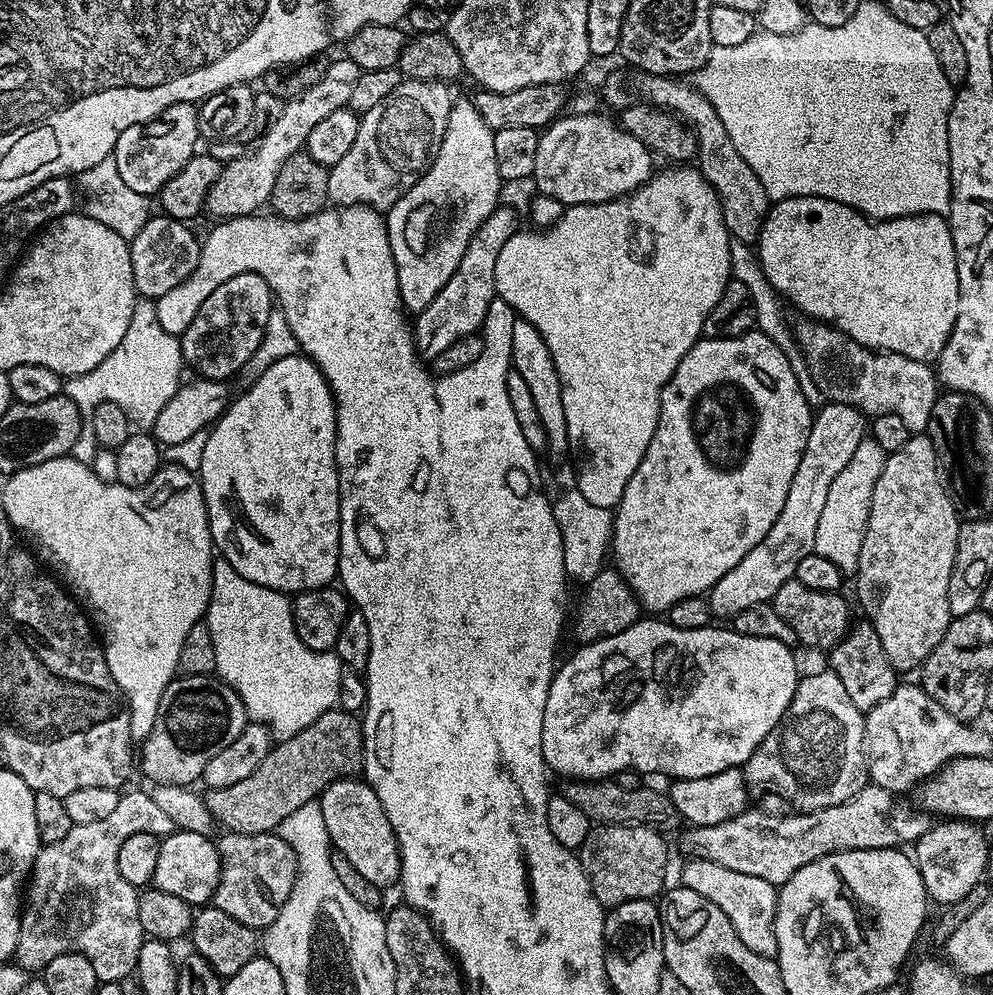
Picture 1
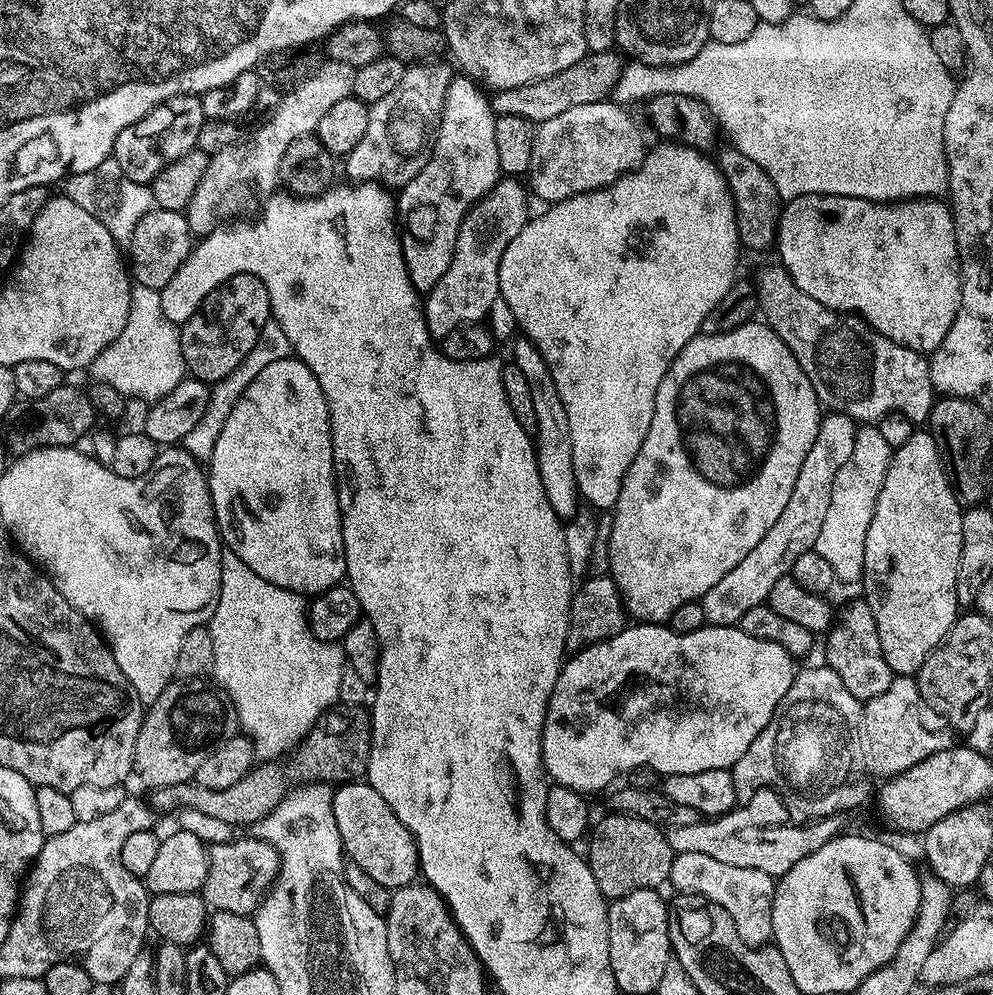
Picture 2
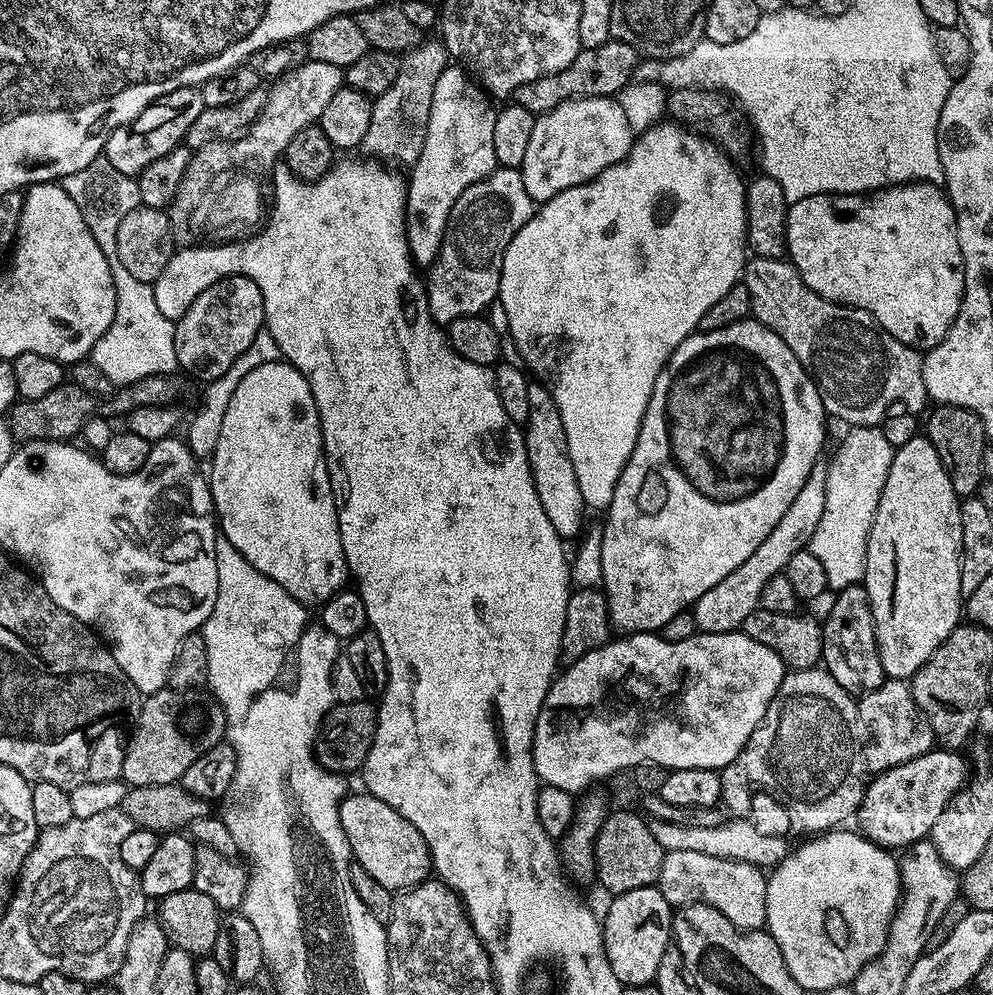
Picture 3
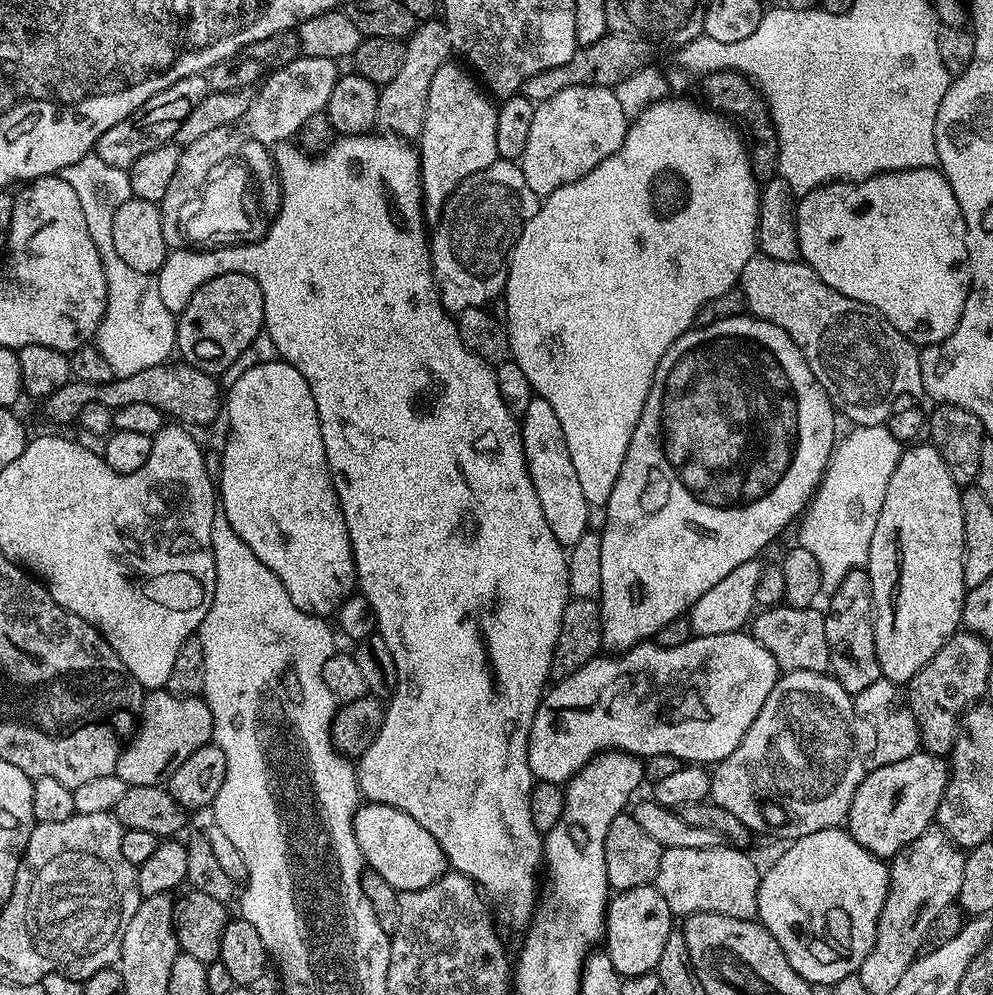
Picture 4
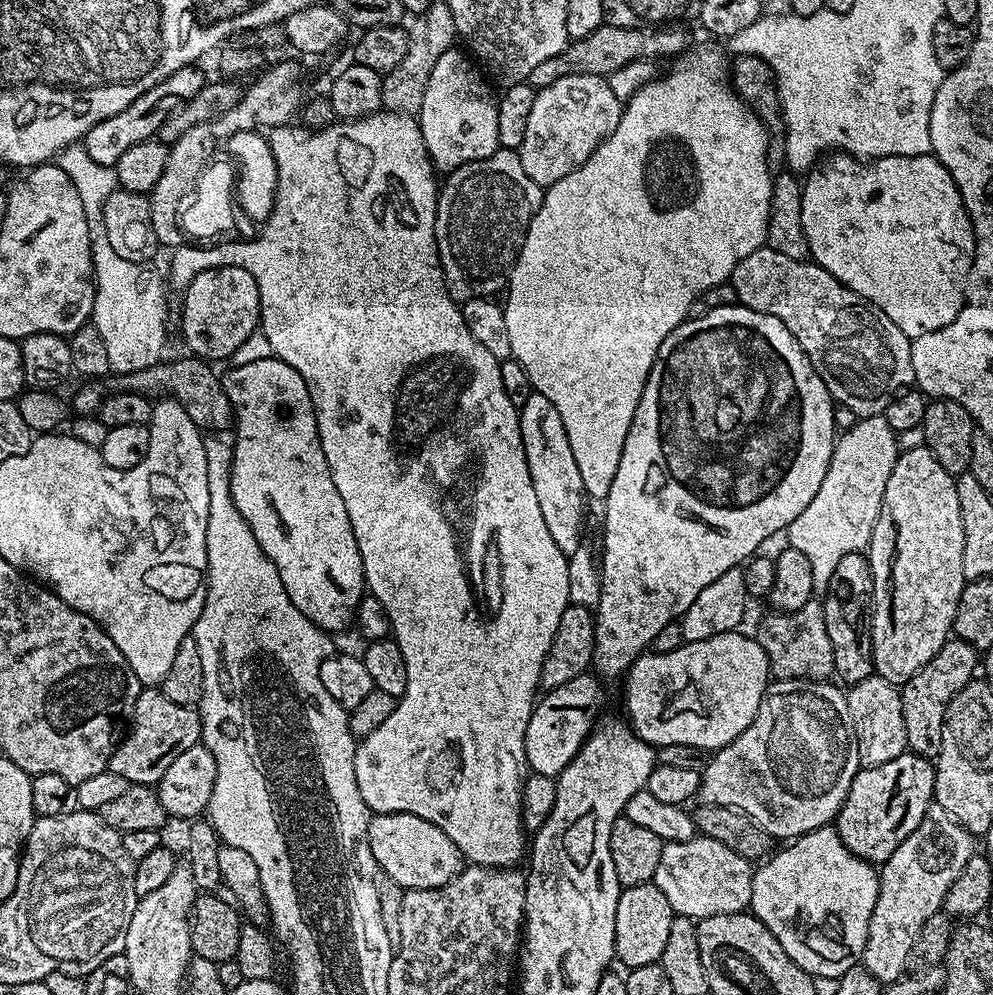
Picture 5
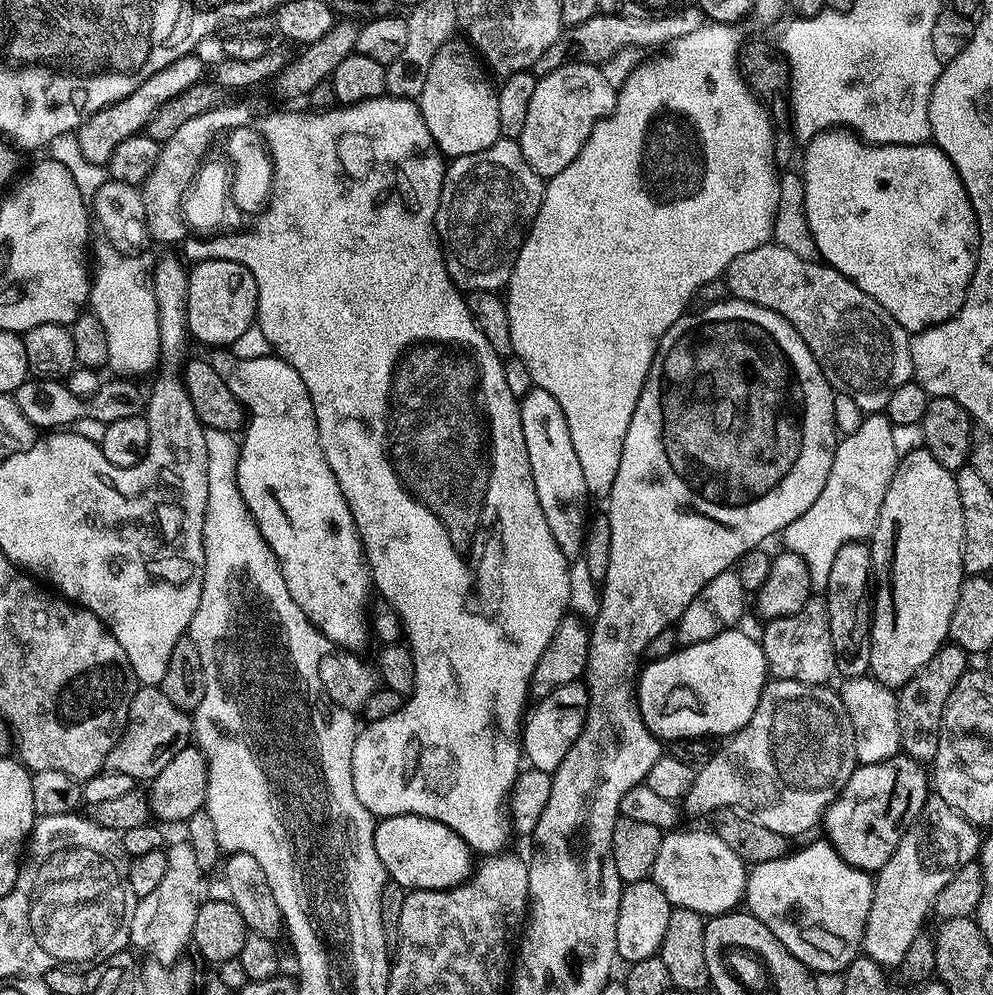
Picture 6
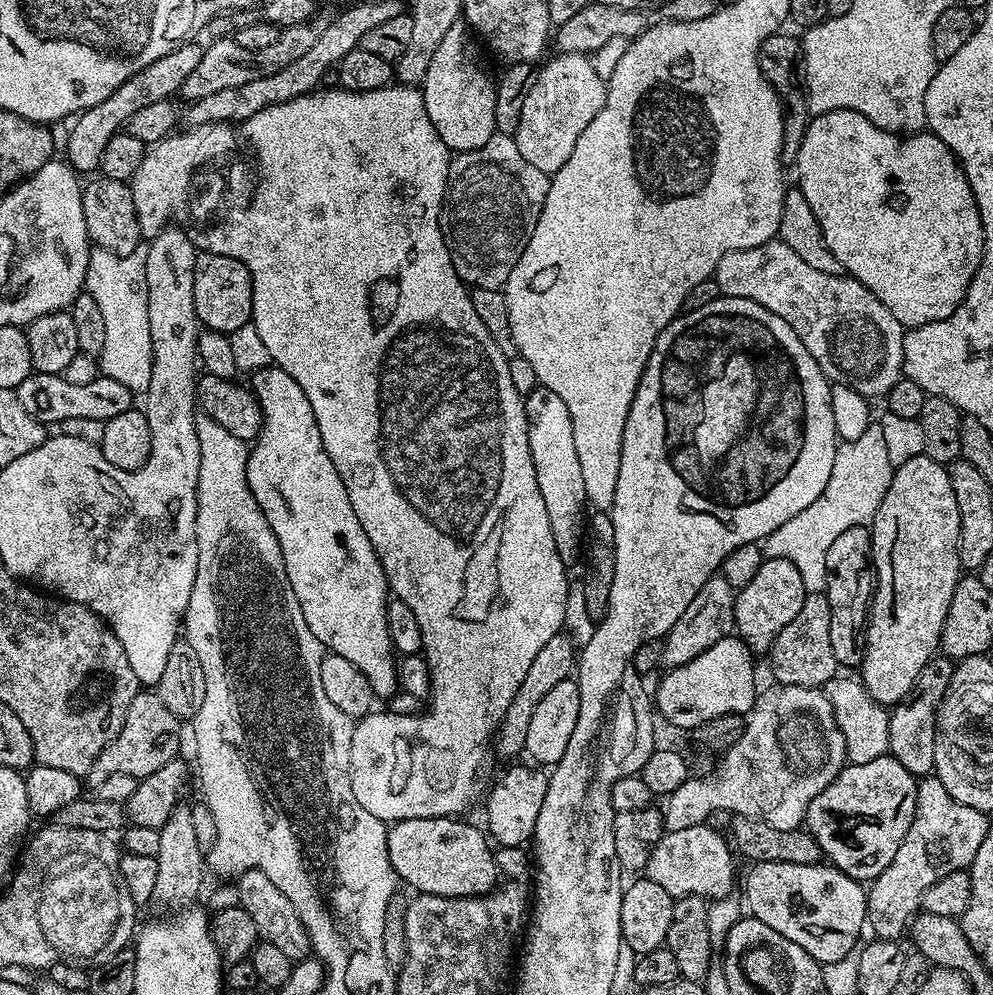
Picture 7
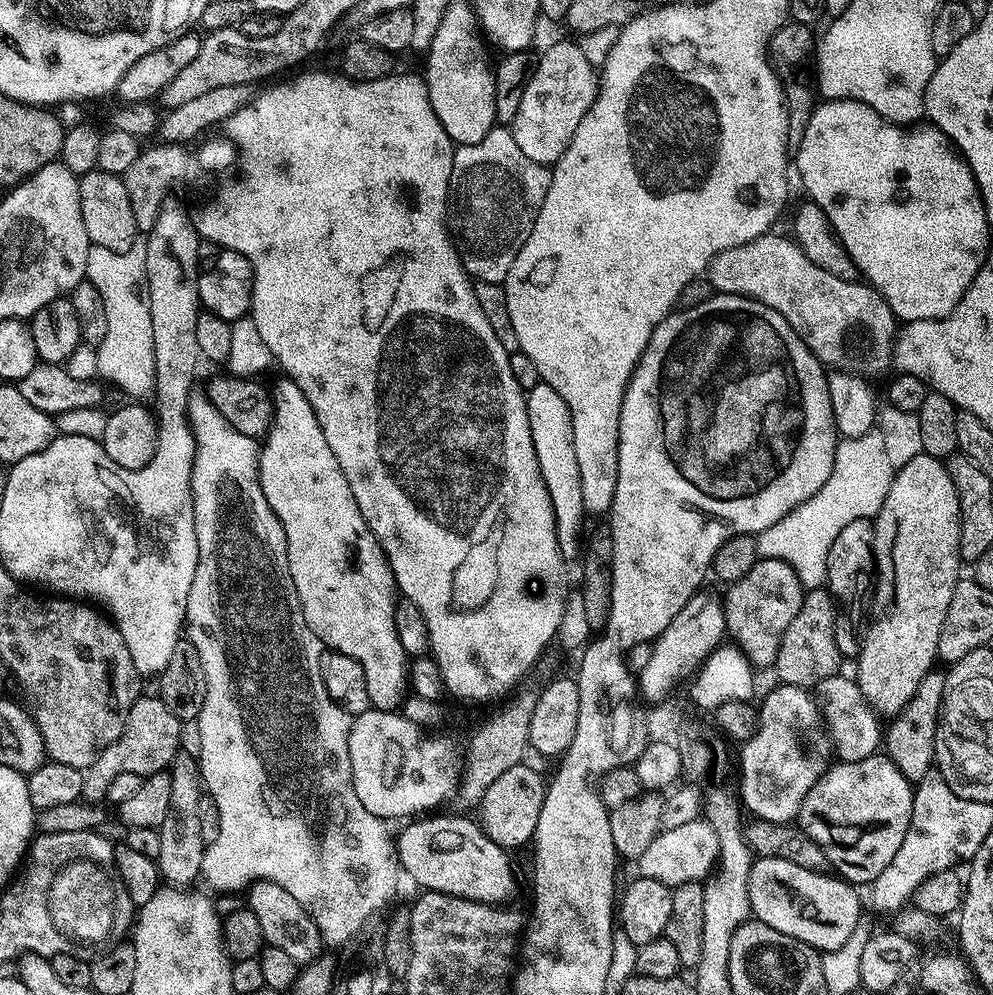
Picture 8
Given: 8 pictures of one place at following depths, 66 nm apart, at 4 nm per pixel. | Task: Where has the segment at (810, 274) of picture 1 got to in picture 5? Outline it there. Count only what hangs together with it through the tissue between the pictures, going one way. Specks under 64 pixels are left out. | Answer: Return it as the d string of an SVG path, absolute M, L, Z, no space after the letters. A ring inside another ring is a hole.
M832 154L827 159L819 166L813 167L807 173L808 181L805 179L802 184L802 230L806 234L809 257L818 266L822 266L822 270L834 274L834 278L838 278L842 286L854 290L854 294L858 294L863 300L882 310L882 314L886 314L886 318L890 318L890 322L894 322L894 326L898 326L898 330L902 330L902 334L906 334L913 342L918 342L926 334L934 334L942 330L942 326L950 326L950 322L958 318L964 305L968 275L972 273L972 259L976 257L976 236L972 232L972 220L968 217L968 211L962 202L962 194L954 178L950 178L950 170L946 170L946 166L942 166L942 162L938 162L931 154L887 156L867 162L847 154Z

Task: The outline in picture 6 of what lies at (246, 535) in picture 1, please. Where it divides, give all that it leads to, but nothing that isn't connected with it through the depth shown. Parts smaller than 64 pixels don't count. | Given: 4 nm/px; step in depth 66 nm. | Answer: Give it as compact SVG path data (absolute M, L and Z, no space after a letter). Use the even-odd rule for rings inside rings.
M224 346L213 352L216 353L210 356L210 362L218 378L230 386L234 398L244 404L246 413L246 427L239 441L238 490L270 550L274 550L278 558L282 578L286 578L286 590L290 590L290 598L298 602L298 610L302 610L308 621L337 649L360 650L370 640L368 591L371 593L374 588L372 574L364 559L364 548L360 544L350 506L342 494L342 486L338 486L334 470L330 470L330 462L326 462L326 454L322 454L318 422L314 418L314 406L306 390L306 382L298 378L298 370L294 370L294 366L275 354L239 360L235 352Z

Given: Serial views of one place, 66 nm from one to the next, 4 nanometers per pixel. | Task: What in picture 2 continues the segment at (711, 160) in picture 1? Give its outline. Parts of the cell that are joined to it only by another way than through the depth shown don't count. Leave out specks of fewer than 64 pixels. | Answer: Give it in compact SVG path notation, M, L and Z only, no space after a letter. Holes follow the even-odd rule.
M725 146L718 155L718 167L720 173L728 183L728 189L734 202L736 211L736 225L740 235L740 243L745 249L752 252L764 252L776 243L776 227L780 221L780 209L782 201L774 182L758 166L758 162L750 162L746 154L742 154L736 148Z

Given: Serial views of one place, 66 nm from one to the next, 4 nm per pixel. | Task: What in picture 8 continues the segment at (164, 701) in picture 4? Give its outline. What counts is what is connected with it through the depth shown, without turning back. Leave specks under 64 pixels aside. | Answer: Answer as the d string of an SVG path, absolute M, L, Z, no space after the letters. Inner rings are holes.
M141 695L140 699L134 702L134 706L130 706L130 714L120 737L110 742L110 746L106 746L102 754L98 754L98 758L90 767L83 769L83 799L88 802L103 801L110 790L110 782L114 782L118 774L138 774L146 777L165 771L181 749L180 728L182 722L174 714L170 714L170 710L166 710L159 695Z

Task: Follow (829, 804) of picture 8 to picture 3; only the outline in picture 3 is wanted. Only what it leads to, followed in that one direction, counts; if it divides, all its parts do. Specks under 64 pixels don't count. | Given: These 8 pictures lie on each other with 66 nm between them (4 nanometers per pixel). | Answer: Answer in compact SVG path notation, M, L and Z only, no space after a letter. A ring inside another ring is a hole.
M933 750L910 762L902 762L902 766L873 775L867 781L860 803L859 831L868 840L889 850L903 850L925 839L934 822L938 822L938 814L946 810L954 794L969 779L969 761L967 764L960 755L956 750Z

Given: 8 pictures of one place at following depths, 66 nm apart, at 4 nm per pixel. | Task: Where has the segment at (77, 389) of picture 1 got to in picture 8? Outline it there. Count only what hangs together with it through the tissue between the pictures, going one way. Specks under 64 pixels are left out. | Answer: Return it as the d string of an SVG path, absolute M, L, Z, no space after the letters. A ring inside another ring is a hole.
M136 239L134 246L125 252L115 252L106 250L106 246L92 246L88 250L88 275L86 277L92 284L98 286L98 294L102 294L102 302L106 302L106 338L96 348L98 354L98 373L101 377L105 376L112 384L117 384L124 392L129 392L129 397L144 398L144 396L153 391L156 382L156 366L154 364L154 326L150 326L150 302L148 301L148 279L146 278L146 243L143 239Z

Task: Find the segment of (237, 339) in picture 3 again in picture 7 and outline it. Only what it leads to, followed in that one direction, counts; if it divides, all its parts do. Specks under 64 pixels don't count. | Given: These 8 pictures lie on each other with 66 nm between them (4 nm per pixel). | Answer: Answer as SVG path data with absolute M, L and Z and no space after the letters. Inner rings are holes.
M200 252L196 257L194 270L194 310L197 321L204 328L215 332L231 334L249 323L252 318L252 275L248 267L238 258L226 258L213 252Z

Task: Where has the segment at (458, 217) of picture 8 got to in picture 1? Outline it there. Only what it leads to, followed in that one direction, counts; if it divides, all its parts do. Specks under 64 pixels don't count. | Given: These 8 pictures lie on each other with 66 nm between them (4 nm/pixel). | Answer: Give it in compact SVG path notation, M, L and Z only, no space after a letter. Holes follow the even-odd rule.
M497 206L482 222L482 226L478 226L470 238L470 246L466 246L466 254L462 254L462 262L458 262L458 270L450 274L450 282L446 282L446 286L436 292L434 302L430 302L430 306L426 306L426 310L415 317L416 351L425 361L435 361L436 356L458 342L458 338L479 333L480 323L489 319L490 305L497 299L494 266L502 246L506 246L506 242L510 242L510 238L518 231L515 214L504 207Z

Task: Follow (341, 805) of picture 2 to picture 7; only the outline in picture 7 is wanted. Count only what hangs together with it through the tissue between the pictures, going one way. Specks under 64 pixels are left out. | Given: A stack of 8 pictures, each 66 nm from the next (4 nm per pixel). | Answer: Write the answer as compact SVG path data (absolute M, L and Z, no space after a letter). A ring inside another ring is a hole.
M450 816L401 820L393 823L388 830L388 853L397 877L404 880L417 893L429 892L439 896L487 896L497 887L498 865L493 849L488 849L489 841L485 833L472 824L463 824L463 819Z

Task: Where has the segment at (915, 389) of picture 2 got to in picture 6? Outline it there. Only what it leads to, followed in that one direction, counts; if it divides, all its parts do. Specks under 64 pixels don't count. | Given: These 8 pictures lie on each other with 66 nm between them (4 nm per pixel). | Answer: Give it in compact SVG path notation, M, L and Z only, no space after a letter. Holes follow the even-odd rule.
M769 242L746 254L738 254L724 272L729 297L774 310L810 346L828 385L839 395L849 396L861 413L883 413L890 394L909 383L912 374L910 334L870 294L858 290L838 270L823 262L803 260L781 244Z

